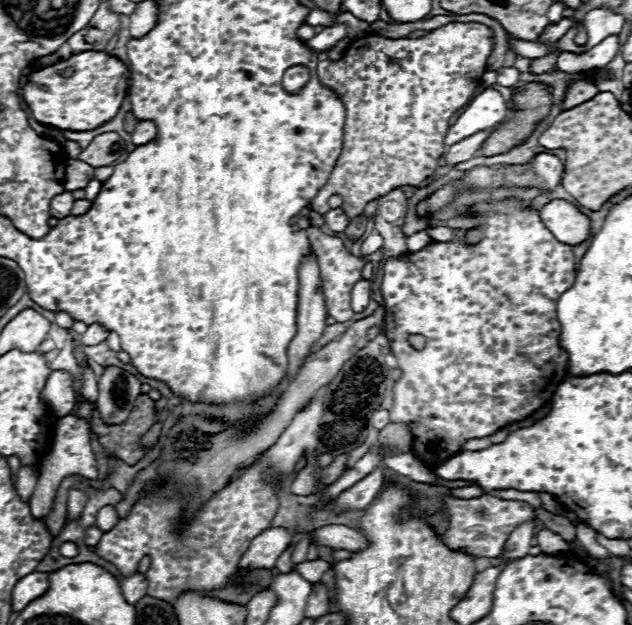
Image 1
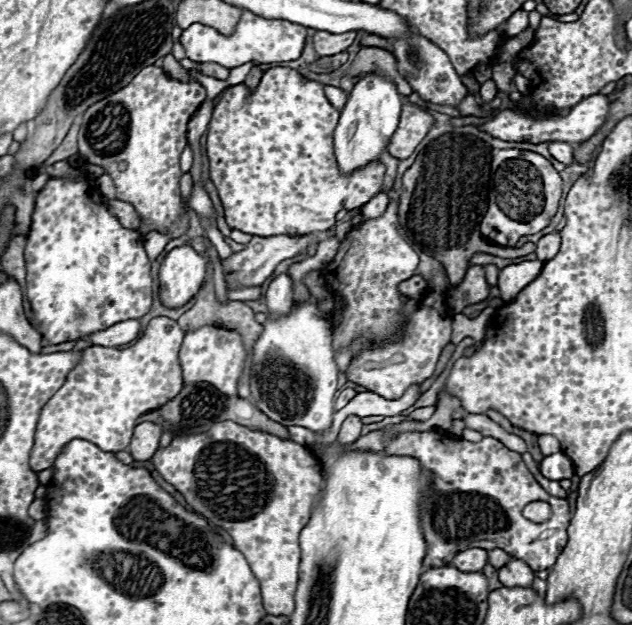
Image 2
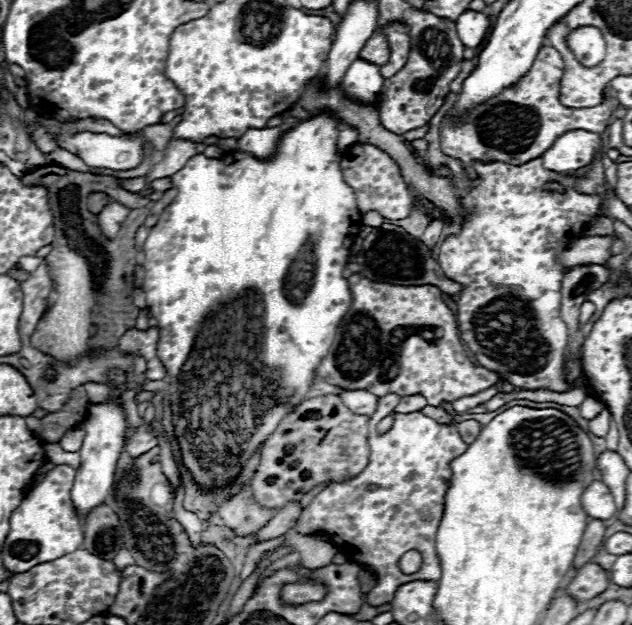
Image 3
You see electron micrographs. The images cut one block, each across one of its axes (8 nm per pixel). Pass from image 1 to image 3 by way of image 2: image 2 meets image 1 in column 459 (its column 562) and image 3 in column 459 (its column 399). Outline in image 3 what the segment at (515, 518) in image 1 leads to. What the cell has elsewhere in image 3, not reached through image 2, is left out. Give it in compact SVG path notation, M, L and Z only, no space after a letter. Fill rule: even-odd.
M398 394L378 398L376 412L368 426L370 464L366 470L352 480L332 484L316 494L294 526L294 530L302 534L310 534L310 530L330 534L342 554L374 570L376 586L366 596L366 602L372 606L390 602L402 584L414 580L436 582L440 578L440 560L434 540L444 512L444 494L452 478L450 462L468 448L456 424L438 424L422 412L394 414L392 428L386 434L378 434L378 422L392 414L398 402ZM408 550L416 550L422 556L422 566L416 574L402 574L398 568L398 560Z

